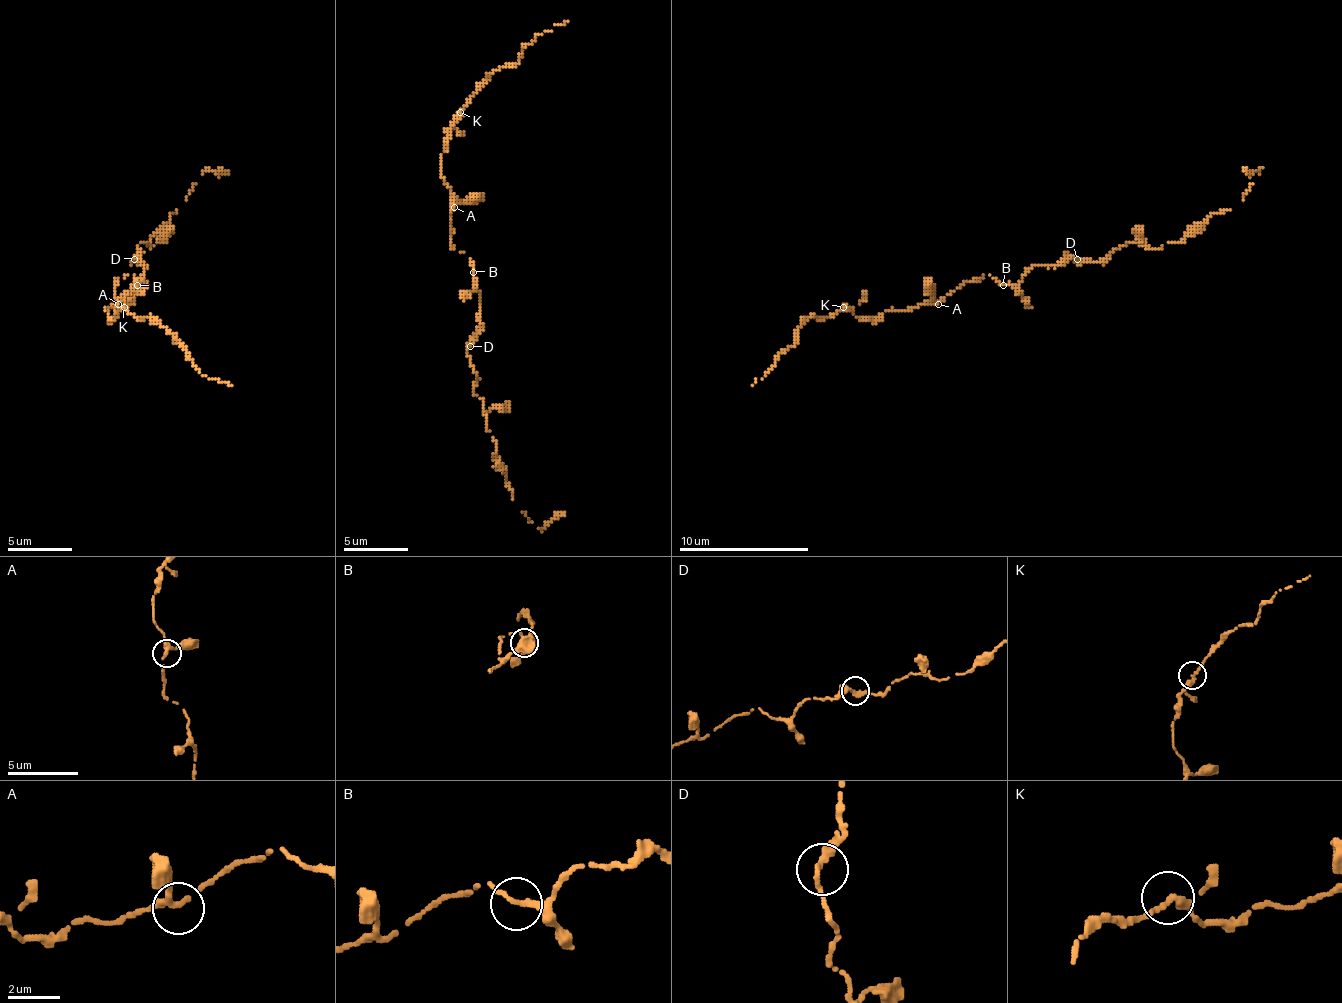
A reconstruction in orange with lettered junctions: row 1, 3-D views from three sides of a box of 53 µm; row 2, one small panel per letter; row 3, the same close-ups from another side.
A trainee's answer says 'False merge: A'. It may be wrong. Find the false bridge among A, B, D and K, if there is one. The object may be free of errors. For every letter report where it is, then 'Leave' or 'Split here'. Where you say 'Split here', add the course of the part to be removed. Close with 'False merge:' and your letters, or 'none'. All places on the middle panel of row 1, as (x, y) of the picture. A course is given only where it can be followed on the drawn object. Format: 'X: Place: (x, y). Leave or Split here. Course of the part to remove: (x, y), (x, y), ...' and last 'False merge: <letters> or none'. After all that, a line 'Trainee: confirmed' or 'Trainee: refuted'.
A: Place: (454, 207). Leave
B: Place: (473, 272). Leave
D: Place: (470, 346). Leave
K: Place: (460, 112). Leave
False merge: none
Trainee: refuted

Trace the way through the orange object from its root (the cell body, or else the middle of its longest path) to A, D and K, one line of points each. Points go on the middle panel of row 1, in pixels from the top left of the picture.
A: (473, 272), (473, 262), (464, 252), (454, 249), (451, 242), (451, 210), (454, 207)
D: (473, 272), (473, 285), (480, 294), (480, 333), (470, 346)
K: (473, 272), (473, 262), (451, 242), (451, 187), (441, 174), (447, 132), (460, 112)

